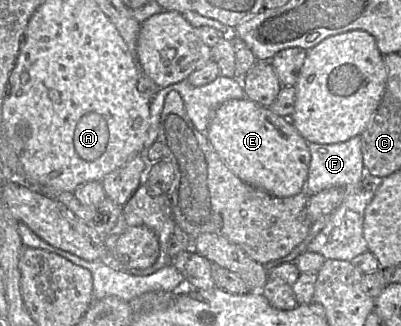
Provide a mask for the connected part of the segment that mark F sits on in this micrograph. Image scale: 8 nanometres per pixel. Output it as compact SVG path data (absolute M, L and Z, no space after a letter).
M361 136L335 144L307 143L311 159L305 191L314 195L324 189L339 186L346 189L341 204L330 214L329 221L307 246L308 252L319 253L325 259L351 261L367 251L368 245L363 235L365 209L371 202L374 191L366 179Z

